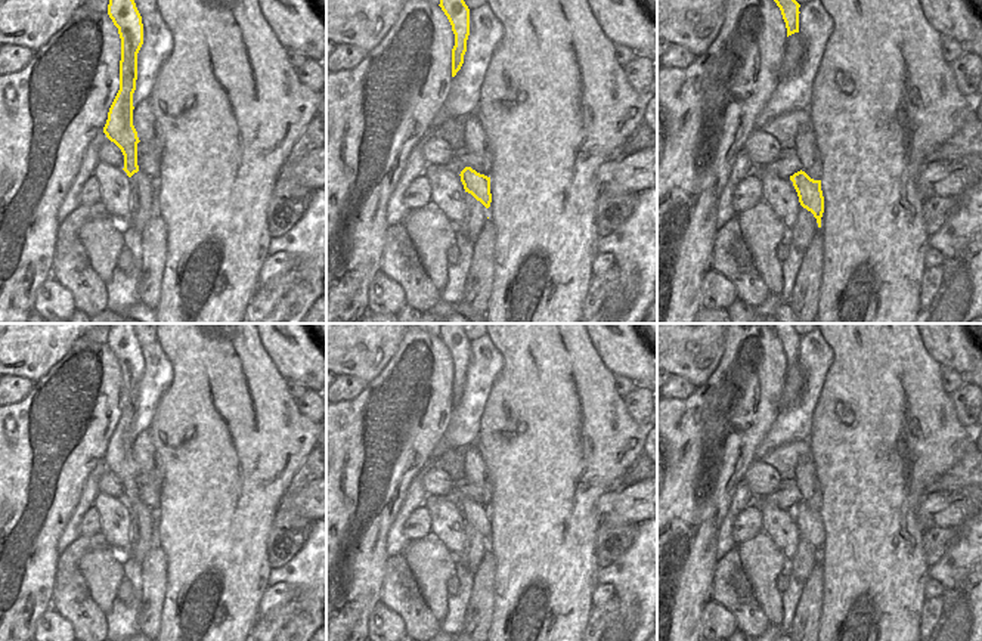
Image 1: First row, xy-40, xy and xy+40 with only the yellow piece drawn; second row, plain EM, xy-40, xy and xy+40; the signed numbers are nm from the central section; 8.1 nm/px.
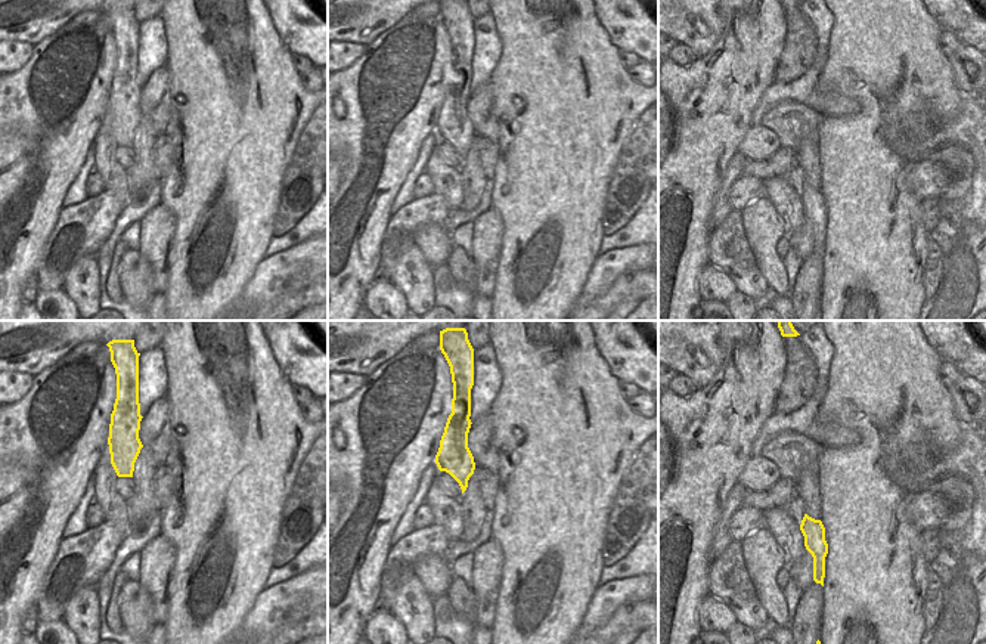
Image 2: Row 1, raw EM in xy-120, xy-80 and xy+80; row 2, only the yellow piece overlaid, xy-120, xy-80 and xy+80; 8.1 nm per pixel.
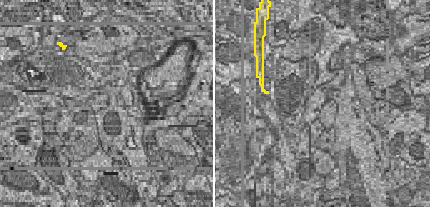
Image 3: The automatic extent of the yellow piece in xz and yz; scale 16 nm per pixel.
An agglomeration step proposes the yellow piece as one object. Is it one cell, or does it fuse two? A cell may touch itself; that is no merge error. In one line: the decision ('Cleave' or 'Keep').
Keep

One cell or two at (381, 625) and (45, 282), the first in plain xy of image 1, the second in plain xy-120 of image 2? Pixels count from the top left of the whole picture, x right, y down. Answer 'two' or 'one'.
two

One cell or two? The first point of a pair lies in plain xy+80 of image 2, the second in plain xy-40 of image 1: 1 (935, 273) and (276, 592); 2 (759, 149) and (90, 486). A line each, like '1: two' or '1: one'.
1: two
2: two

